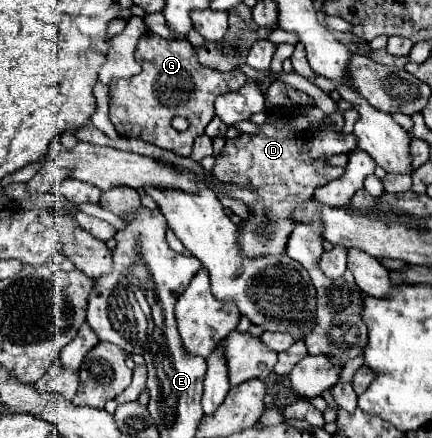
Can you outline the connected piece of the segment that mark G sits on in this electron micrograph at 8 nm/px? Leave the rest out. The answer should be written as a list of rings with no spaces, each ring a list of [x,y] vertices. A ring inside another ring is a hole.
[[[150,31],[140,37],[136,59],[142,65],[142,73],[110,83],[110,121],[122,137],[154,143],[176,155],[190,155],[194,139],[204,135],[206,125],[214,117],[216,97],[238,91],[246,83],[246,75],[240,69],[226,73],[210,69],[198,63],[194,51],[196,47],[186,39],[168,41]],[[174,117],[188,119],[190,127],[182,133],[176,131],[170,125]]]

